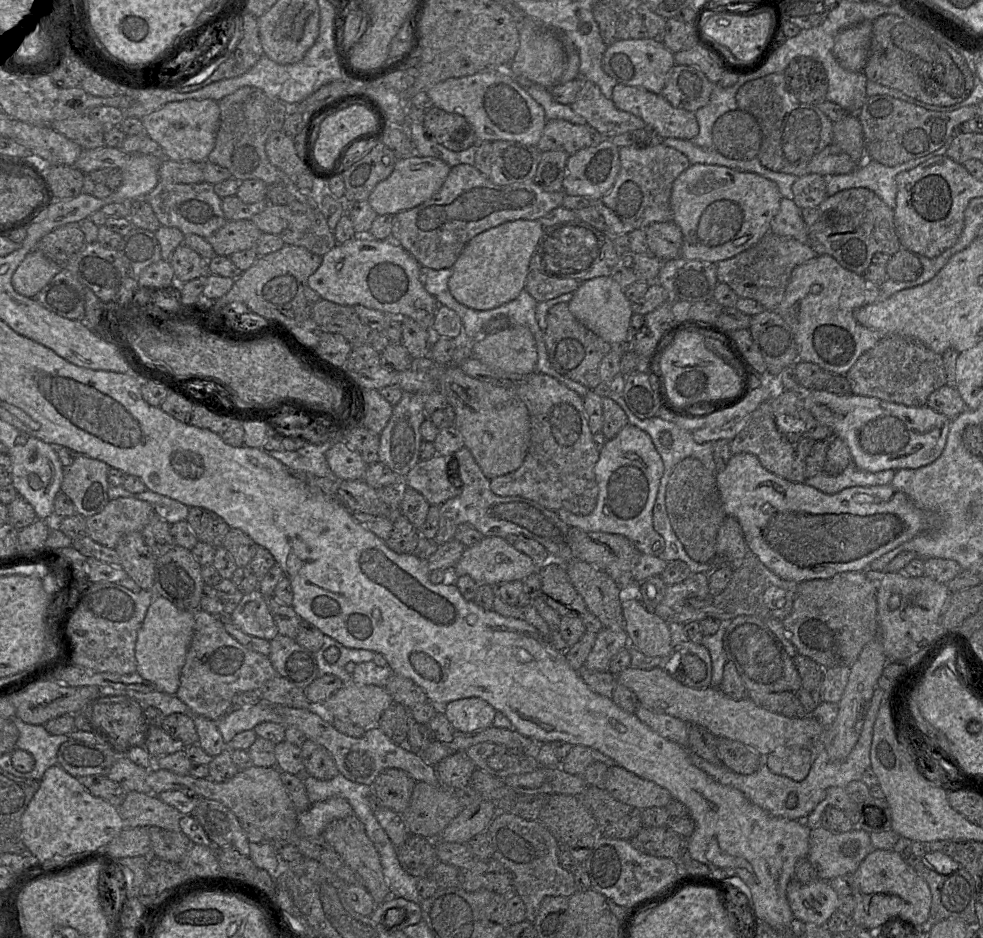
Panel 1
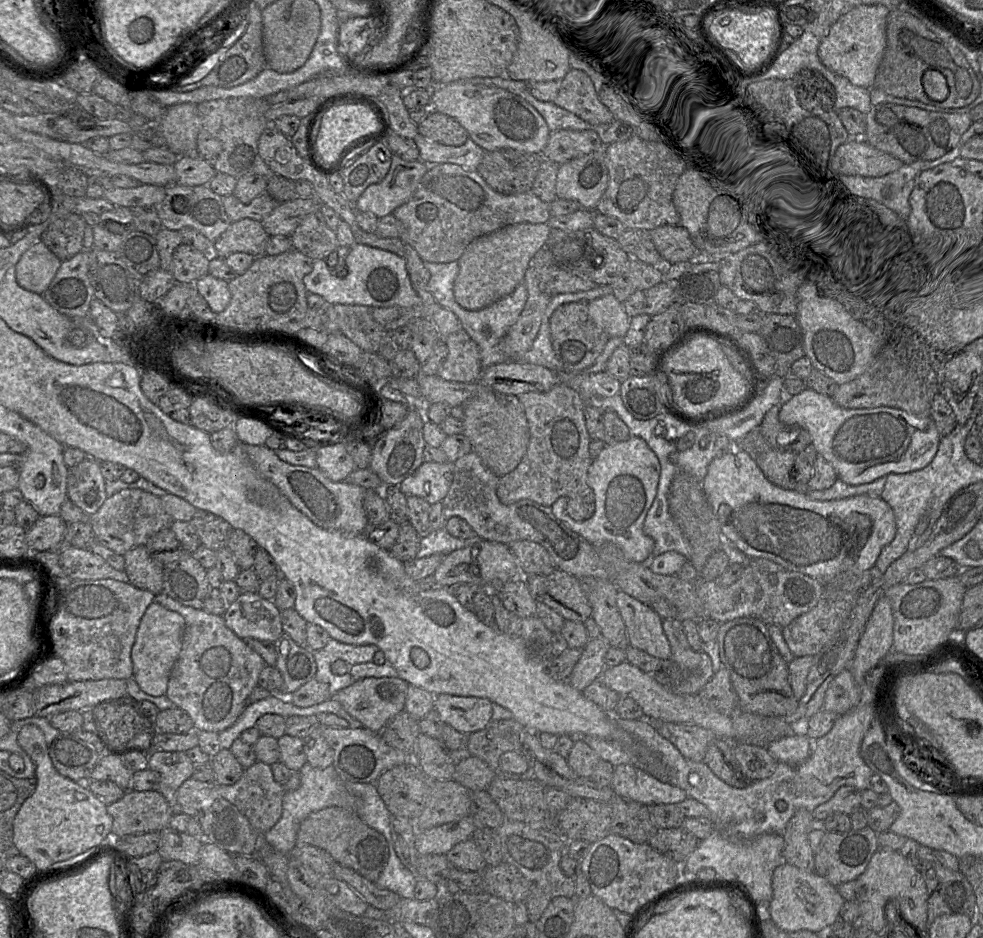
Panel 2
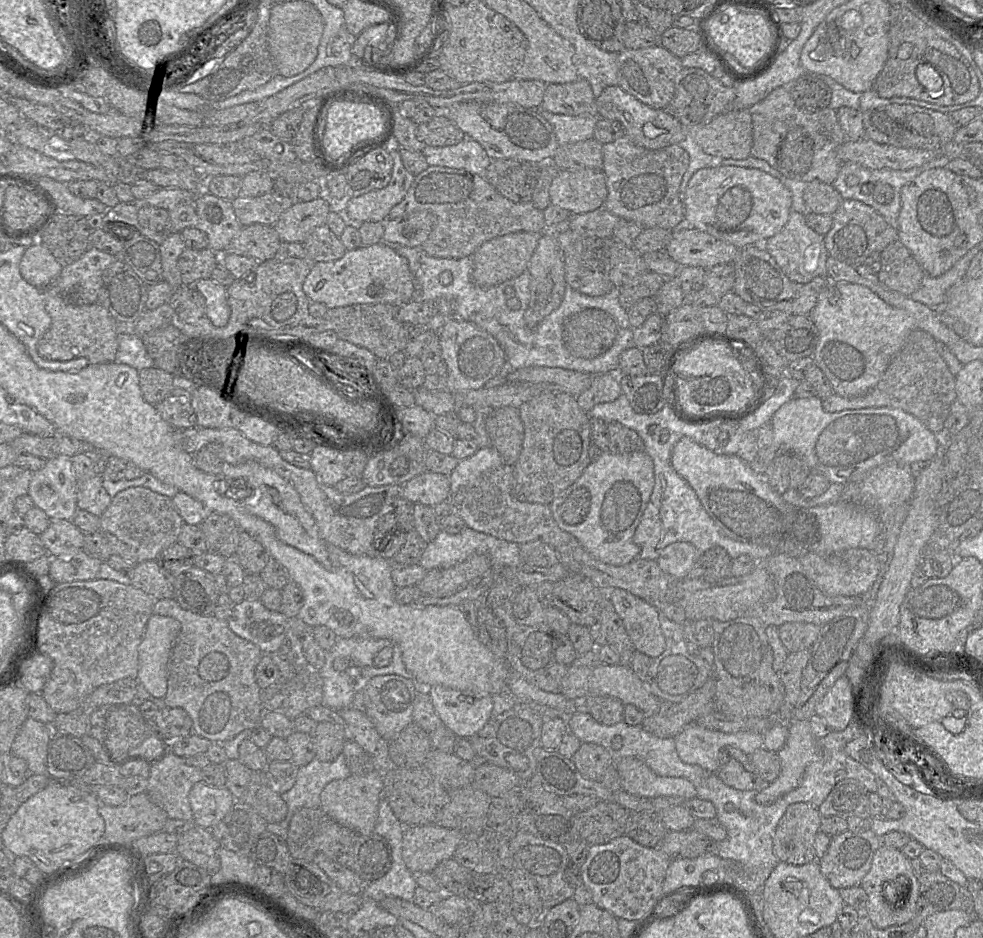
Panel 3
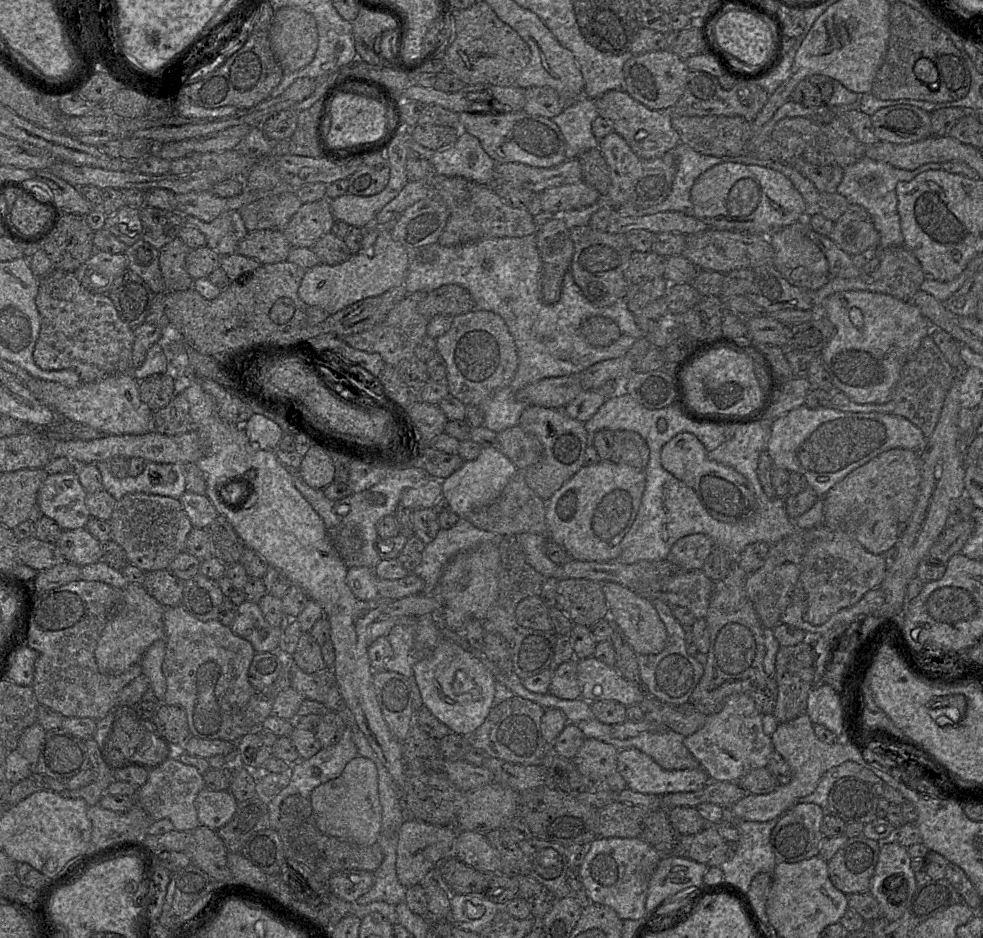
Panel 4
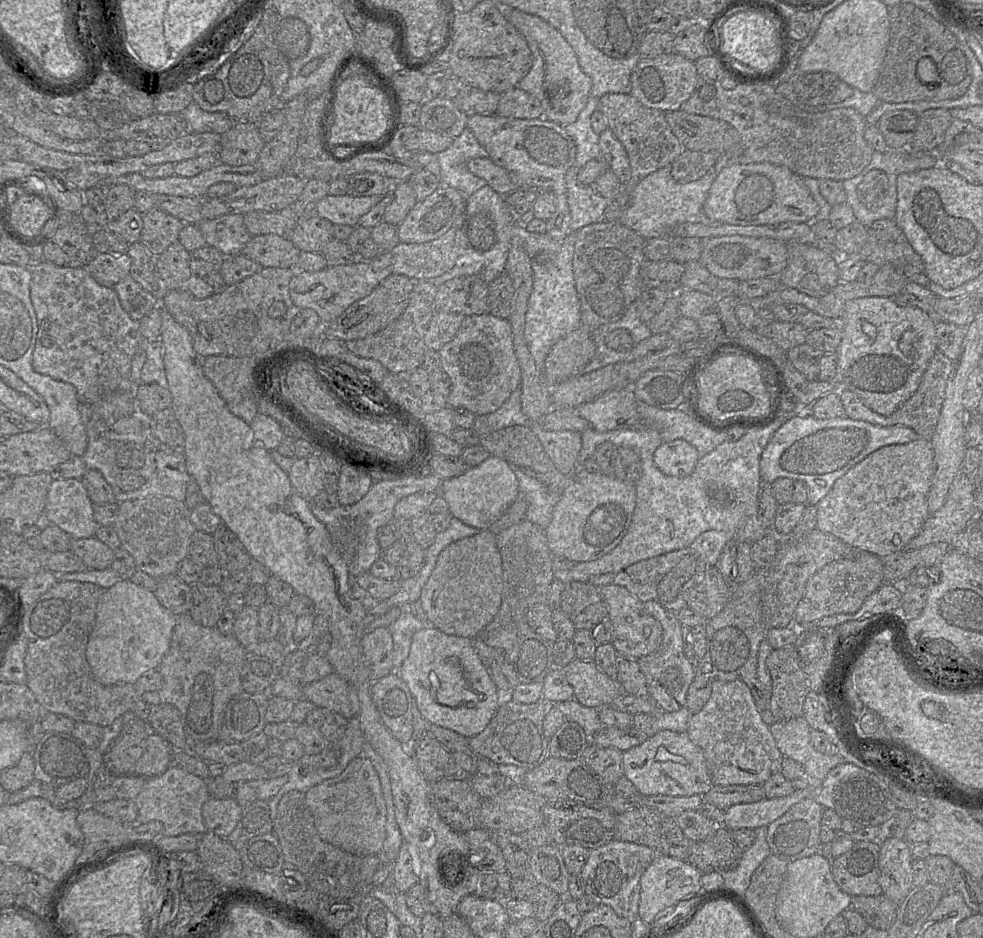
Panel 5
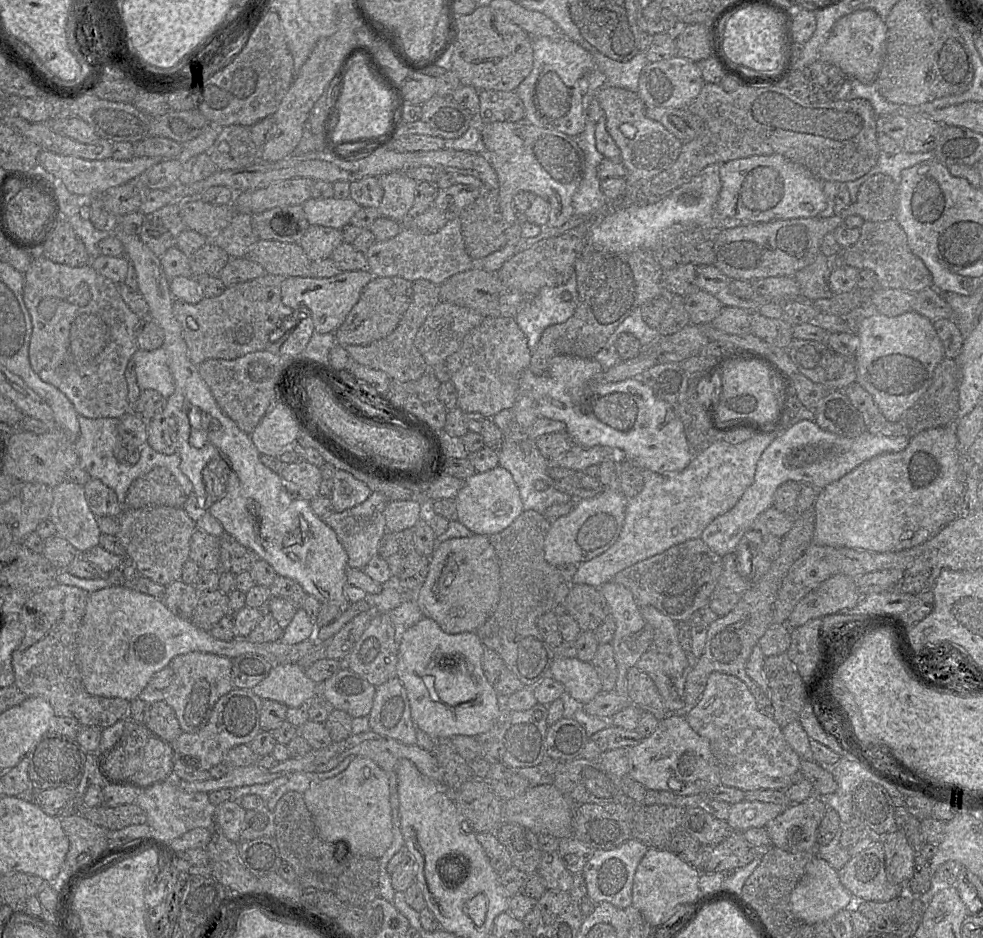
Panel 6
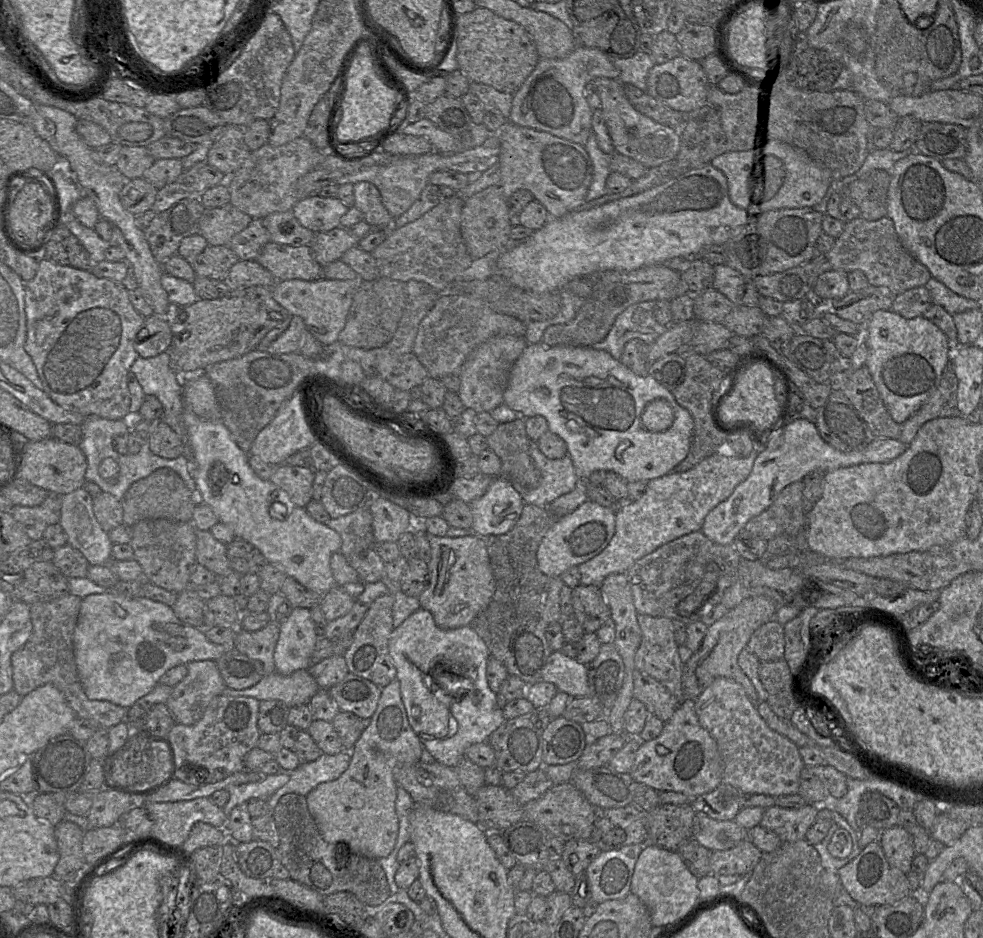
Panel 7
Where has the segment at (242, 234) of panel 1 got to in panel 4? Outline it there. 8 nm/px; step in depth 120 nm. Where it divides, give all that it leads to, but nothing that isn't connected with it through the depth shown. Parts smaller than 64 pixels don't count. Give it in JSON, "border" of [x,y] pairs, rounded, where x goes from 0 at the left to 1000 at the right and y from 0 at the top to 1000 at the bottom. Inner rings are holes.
{"border":[[[285,245],[253,246],[243,258],[241,270],[260,276],[264,281],[291,278],[297,262]]]}

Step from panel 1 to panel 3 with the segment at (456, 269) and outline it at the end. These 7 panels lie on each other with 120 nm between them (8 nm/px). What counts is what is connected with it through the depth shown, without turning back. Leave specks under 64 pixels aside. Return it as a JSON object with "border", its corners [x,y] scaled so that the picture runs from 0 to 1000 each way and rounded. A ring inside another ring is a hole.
{"border":[[[524,247],[504,253],[492,258],[480,271],[480,296],[489,306],[507,304],[515,299],[527,295],[537,286],[551,248]]]}

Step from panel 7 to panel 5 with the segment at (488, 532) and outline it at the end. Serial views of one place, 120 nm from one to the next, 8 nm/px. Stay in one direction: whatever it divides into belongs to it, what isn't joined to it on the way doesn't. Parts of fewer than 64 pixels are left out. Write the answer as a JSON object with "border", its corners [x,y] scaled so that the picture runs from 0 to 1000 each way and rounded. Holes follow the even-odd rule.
{"border":[[[498,485],[488,496],[476,498],[470,506],[451,512],[447,527],[456,536],[460,551],[489,566],[497,565],[526,531],[528,514],[515,490]]]}

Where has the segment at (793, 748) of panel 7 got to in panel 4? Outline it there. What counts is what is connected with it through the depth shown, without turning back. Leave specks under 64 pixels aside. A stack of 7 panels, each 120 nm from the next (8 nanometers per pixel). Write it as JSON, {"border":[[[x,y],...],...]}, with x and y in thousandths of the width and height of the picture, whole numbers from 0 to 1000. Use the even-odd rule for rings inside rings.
{"border":[[[744,741],[734,758],[720,762],[715,775],[697,786],[695,793],[711,811],[723,833],[750,834],[762,822],[779,818],[788,801],[784,785],[777,781],[775,764],[763,742]]]}

